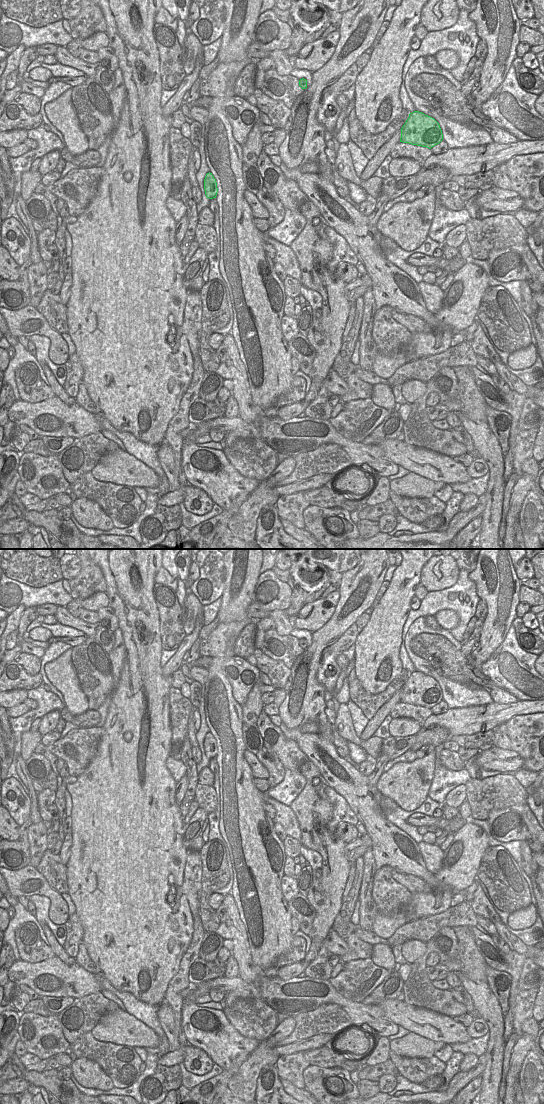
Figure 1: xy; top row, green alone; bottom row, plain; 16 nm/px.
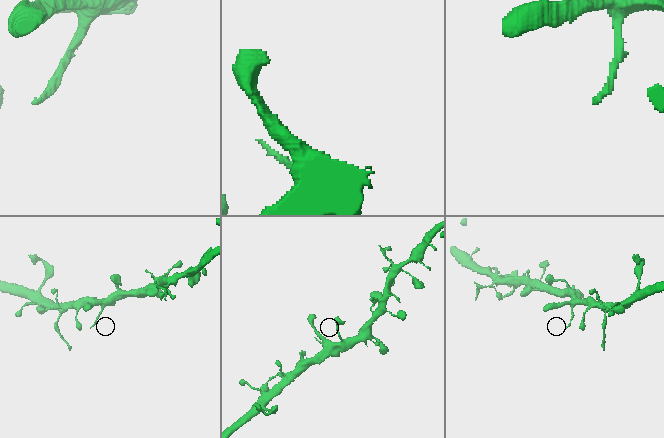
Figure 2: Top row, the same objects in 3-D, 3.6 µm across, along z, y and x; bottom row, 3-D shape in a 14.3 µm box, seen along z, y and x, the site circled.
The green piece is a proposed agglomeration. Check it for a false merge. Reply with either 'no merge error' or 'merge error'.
no merge error

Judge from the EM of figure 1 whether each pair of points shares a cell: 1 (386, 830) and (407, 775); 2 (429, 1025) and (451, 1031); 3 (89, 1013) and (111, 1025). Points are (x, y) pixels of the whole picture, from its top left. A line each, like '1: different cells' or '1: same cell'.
1: different cells
2: same cell
3: different cells

